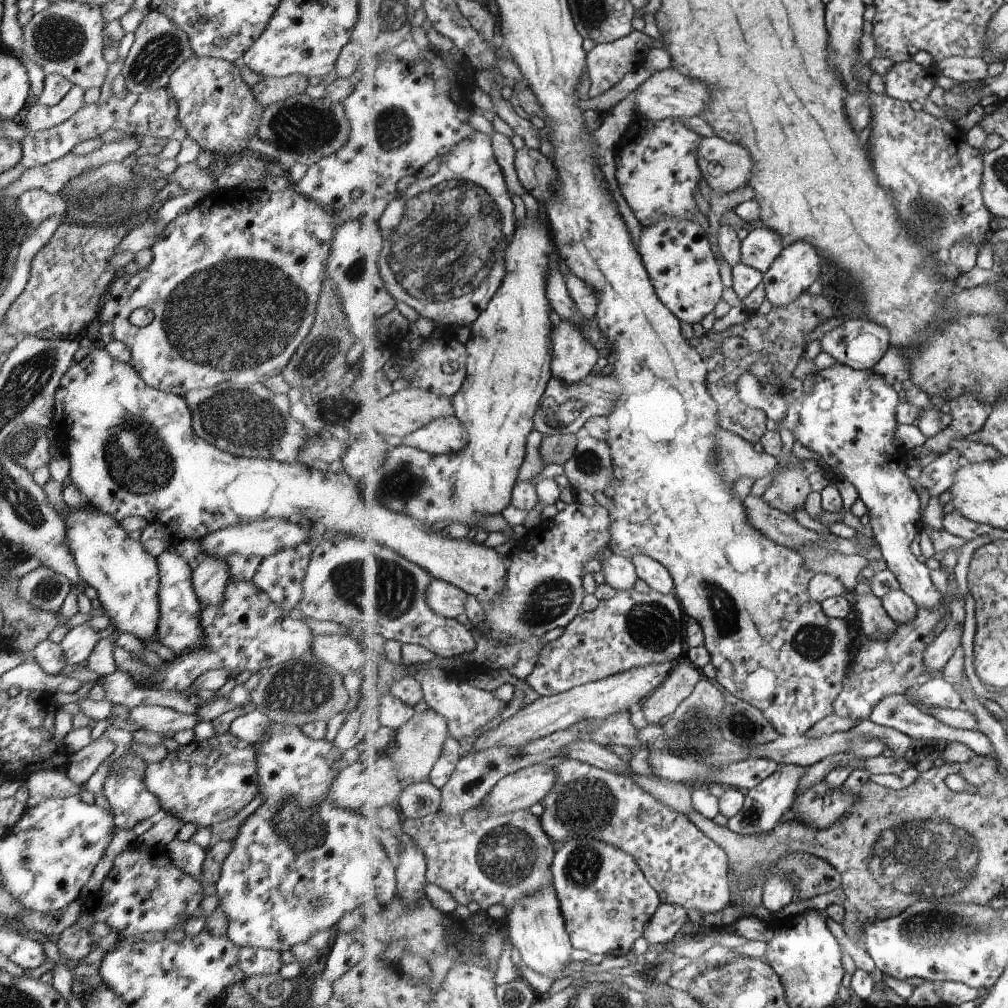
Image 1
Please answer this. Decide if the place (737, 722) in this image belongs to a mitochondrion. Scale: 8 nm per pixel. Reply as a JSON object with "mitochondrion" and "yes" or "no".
{"mitochondrion":"yes"}

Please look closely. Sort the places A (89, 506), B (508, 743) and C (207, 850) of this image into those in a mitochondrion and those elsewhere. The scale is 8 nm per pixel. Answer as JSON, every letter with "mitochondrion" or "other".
{"A":"other","B":"other","C":"other"}

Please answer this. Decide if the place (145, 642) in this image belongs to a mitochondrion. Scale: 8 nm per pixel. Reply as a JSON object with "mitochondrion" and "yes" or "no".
{"mitochondrion":"no"}

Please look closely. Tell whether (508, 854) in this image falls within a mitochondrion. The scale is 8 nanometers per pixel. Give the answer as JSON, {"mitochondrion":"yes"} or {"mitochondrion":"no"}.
{"mitochondrion":"yes"}

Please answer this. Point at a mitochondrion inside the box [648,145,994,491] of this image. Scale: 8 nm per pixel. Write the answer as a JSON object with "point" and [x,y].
{"point":[926,216]}

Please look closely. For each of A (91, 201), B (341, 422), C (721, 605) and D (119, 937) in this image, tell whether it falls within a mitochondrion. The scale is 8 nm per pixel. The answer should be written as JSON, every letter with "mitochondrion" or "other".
{"A":"mitochondrion","B":"other","C":"mitochondrion","D":"other"}

